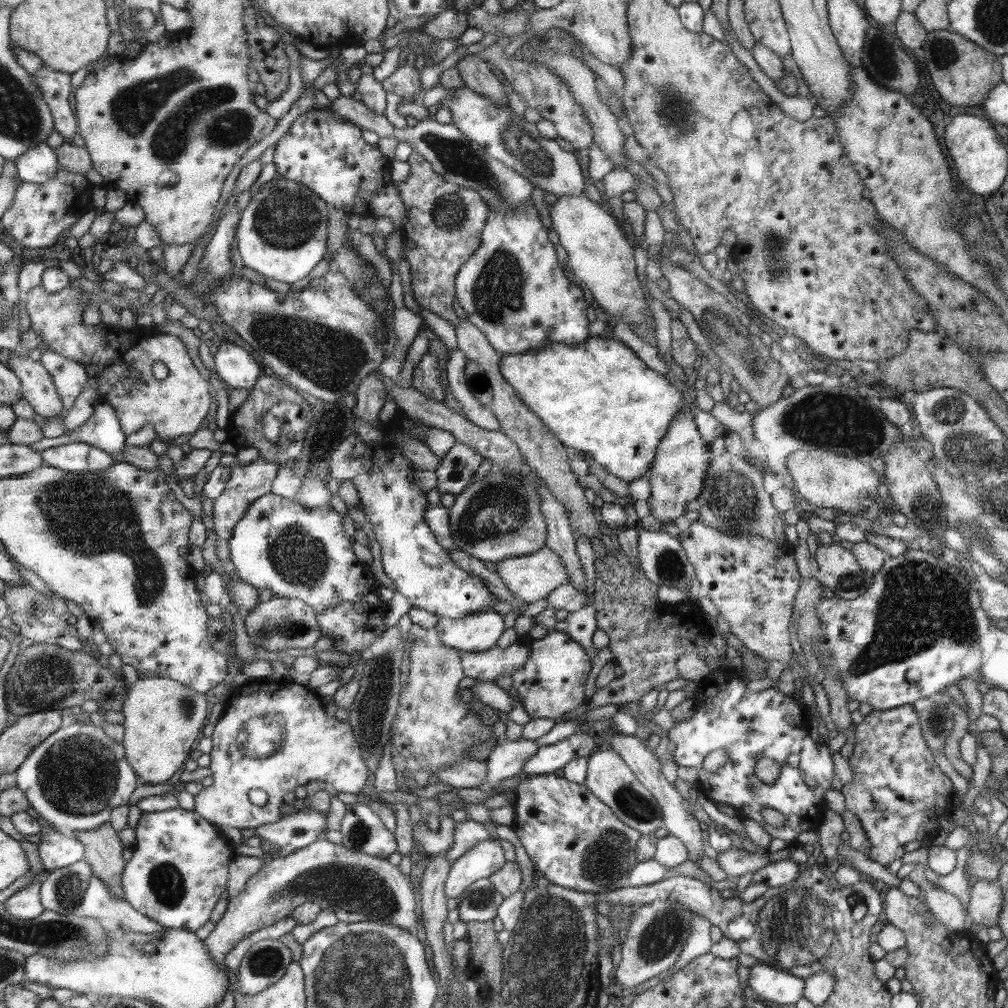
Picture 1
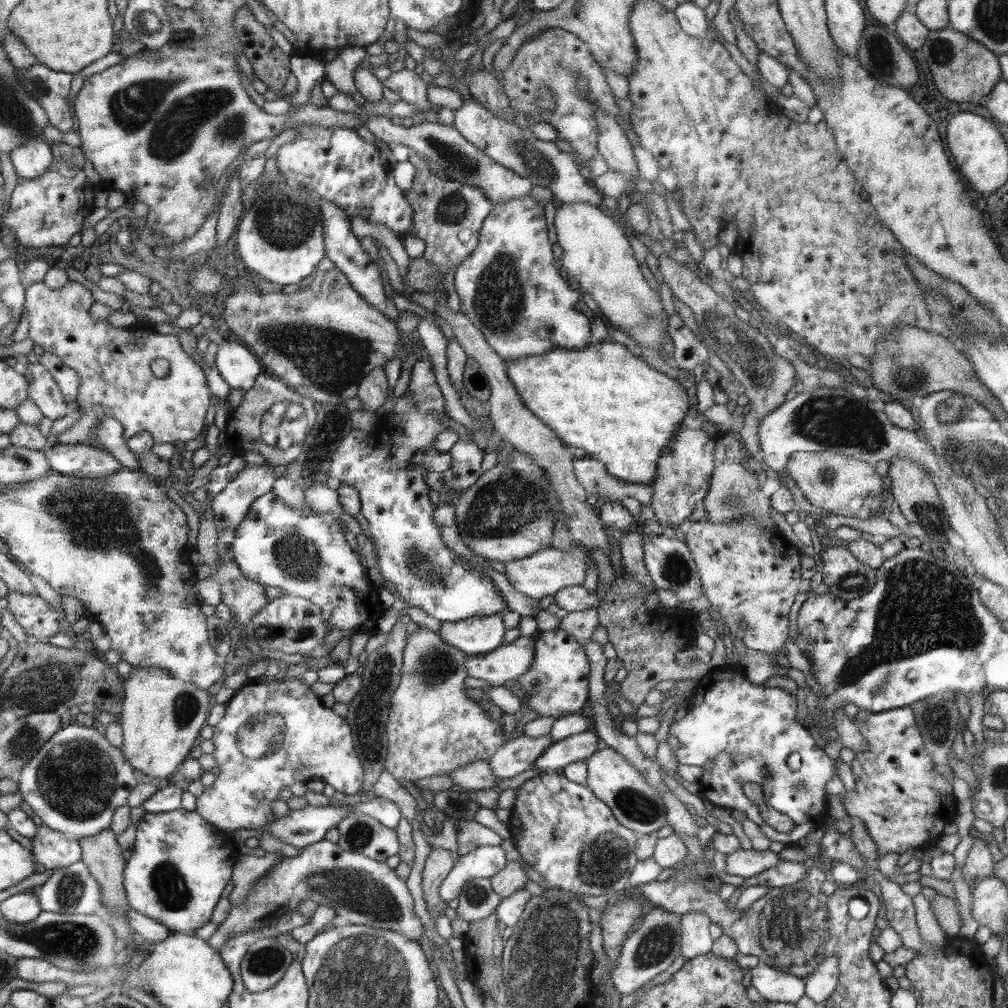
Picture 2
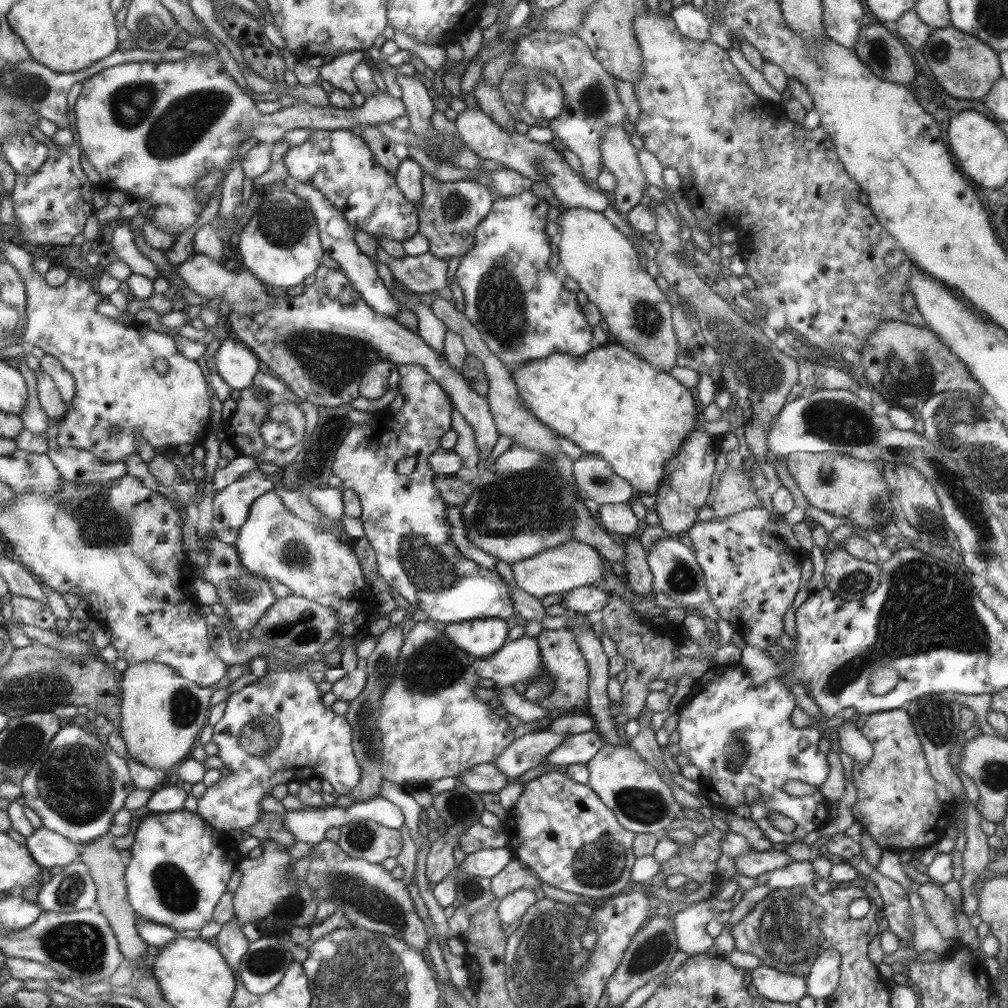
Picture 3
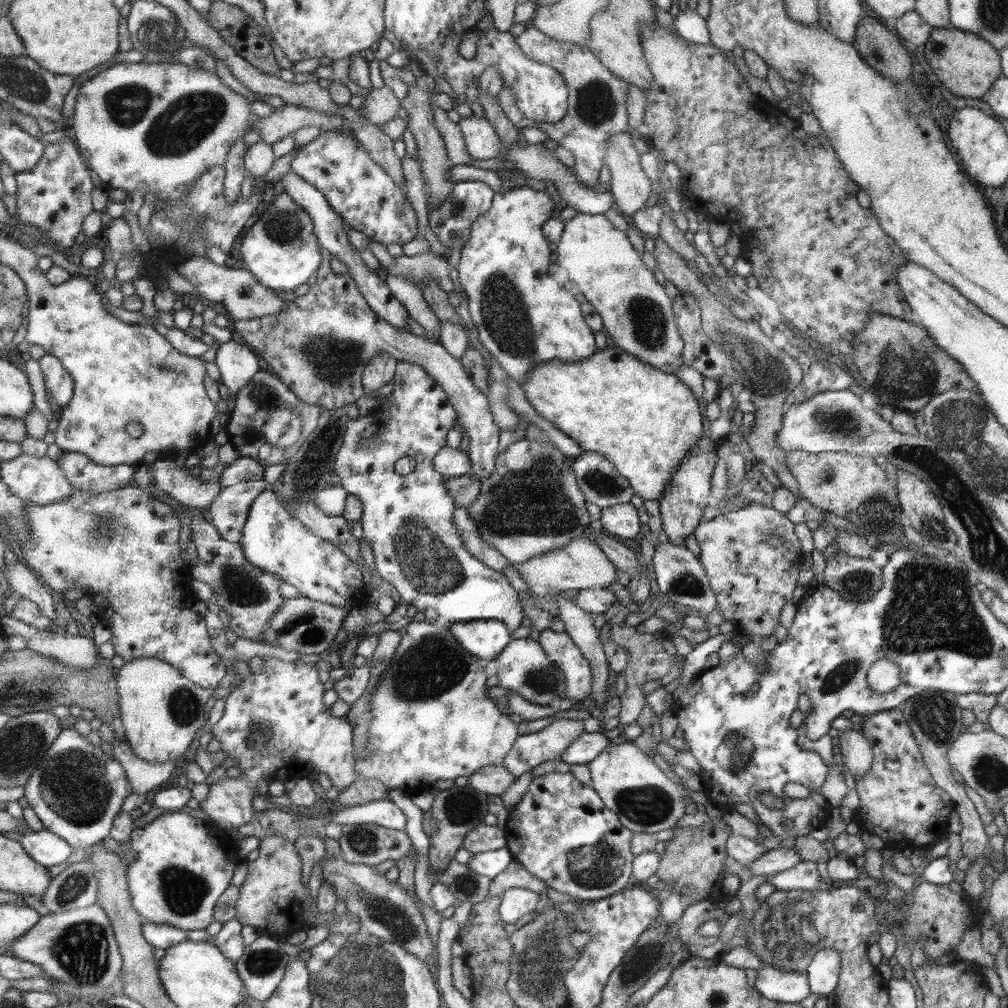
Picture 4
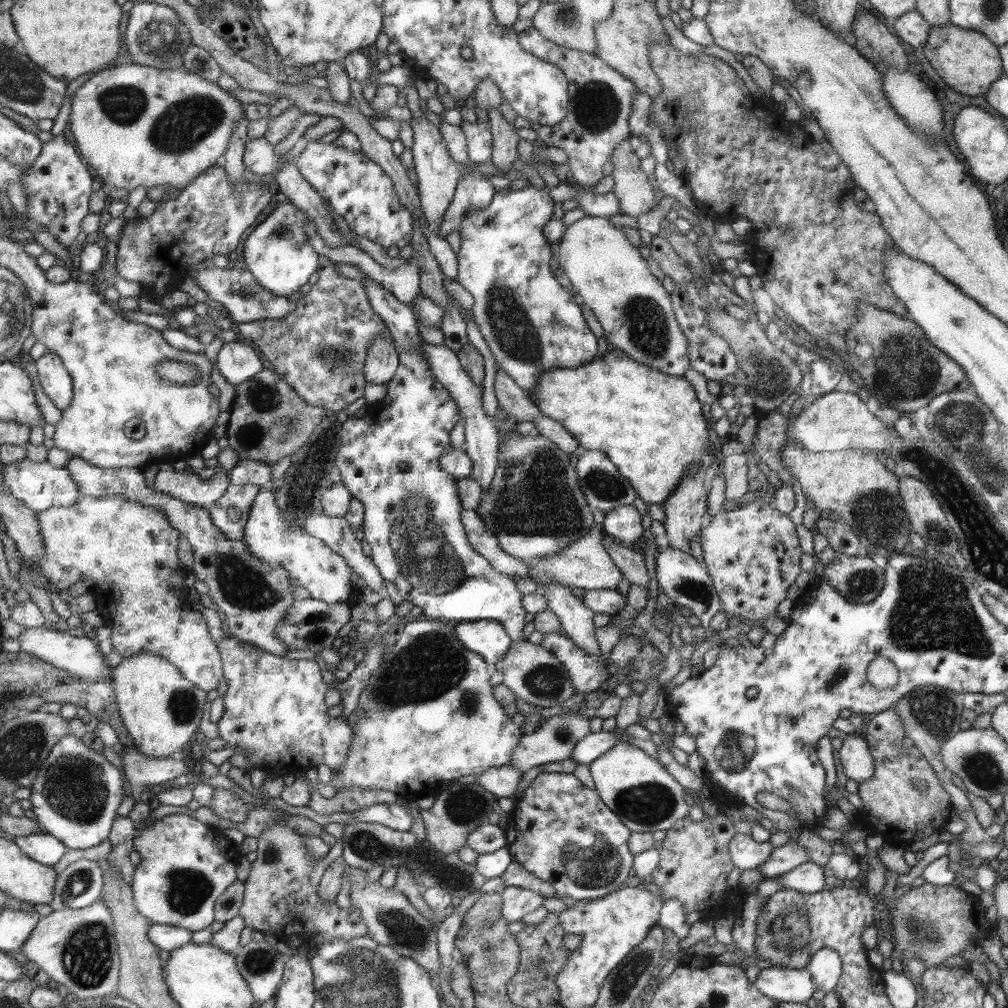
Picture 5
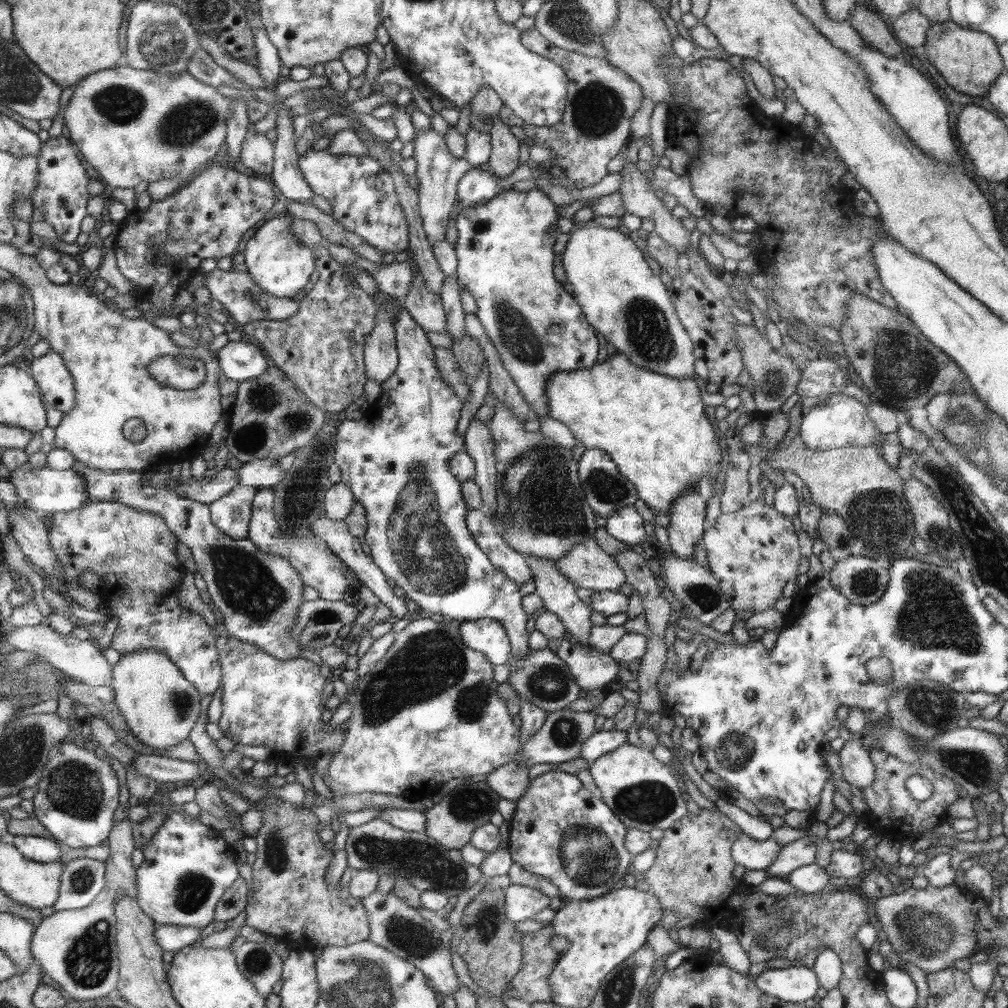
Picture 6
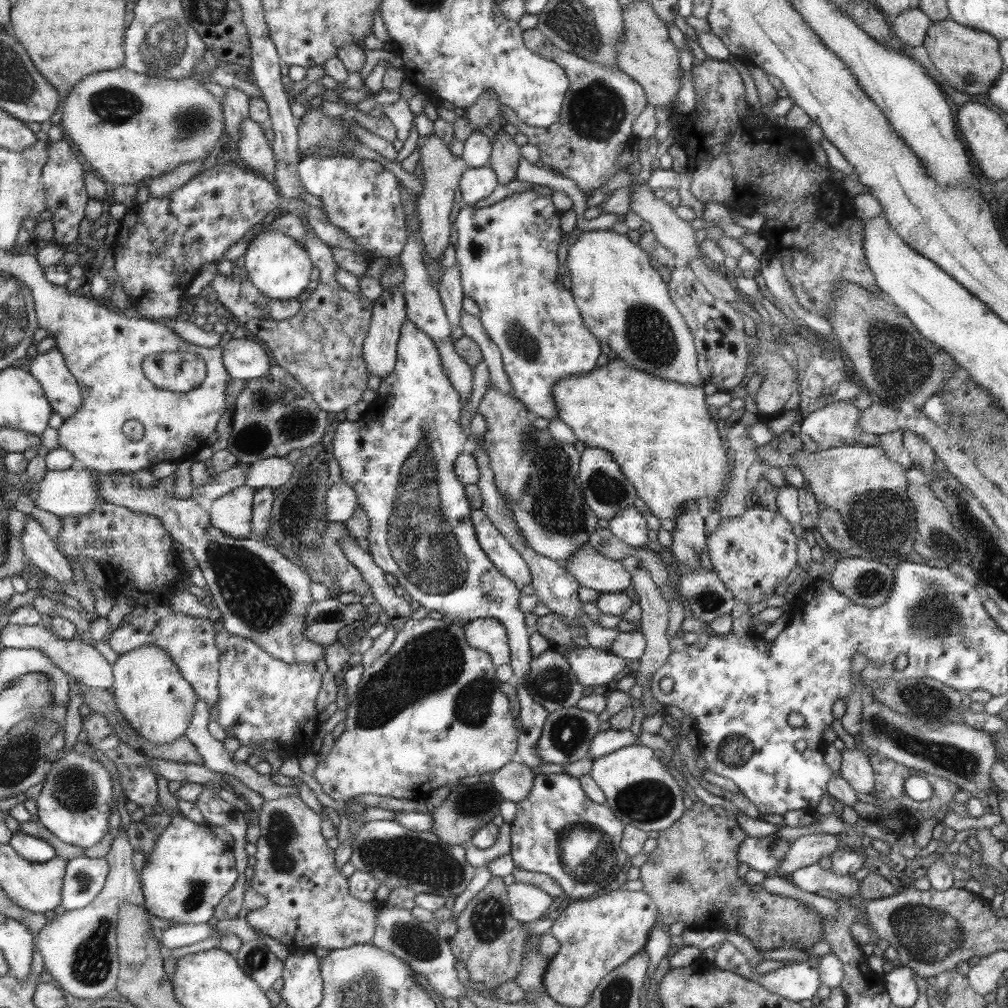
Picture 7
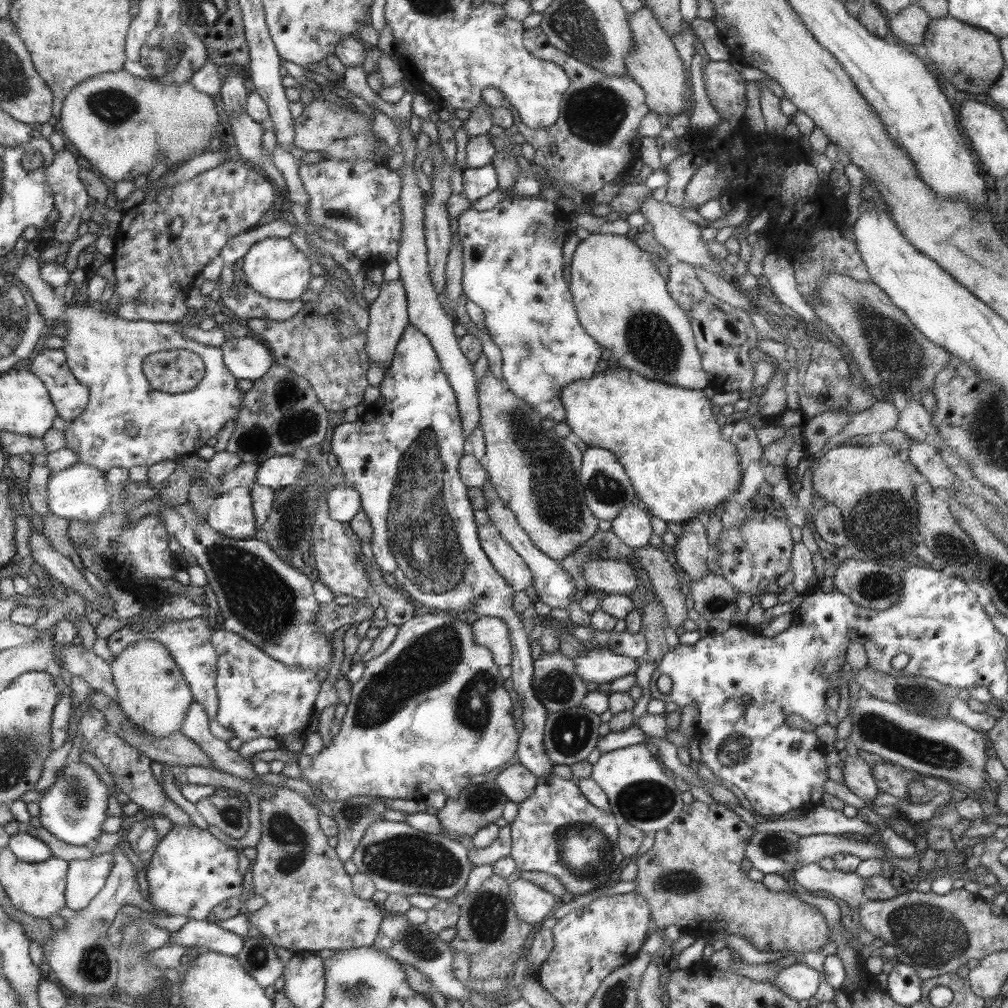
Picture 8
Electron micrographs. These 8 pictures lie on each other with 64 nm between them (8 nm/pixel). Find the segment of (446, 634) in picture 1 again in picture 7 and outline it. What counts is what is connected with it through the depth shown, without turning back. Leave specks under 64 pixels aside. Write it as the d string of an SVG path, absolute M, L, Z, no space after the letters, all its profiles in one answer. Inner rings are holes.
M477 618L466 624L469 646L487 652L495 666L510 662L507 627L495 618Z

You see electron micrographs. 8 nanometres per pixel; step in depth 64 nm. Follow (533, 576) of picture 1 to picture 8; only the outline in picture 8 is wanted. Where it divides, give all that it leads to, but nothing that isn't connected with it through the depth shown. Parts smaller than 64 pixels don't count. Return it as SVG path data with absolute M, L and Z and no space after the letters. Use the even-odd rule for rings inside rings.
M591 558L581 570L586 584L594 586L596 592L630 595L638 586L638 575L624 560Z

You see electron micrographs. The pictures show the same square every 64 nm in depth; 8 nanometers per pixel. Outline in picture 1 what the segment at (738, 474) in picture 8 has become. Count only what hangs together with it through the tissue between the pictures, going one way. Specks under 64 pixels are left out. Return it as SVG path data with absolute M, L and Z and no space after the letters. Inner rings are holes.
M594 336L572 346L552 342L540 350L502 355L500 369L521 402L542 419L564 447L593 458L610 474L628 483L651 469L658 447L682 408L682 392L648 368L628 346L620 344L620 340L602 340Z

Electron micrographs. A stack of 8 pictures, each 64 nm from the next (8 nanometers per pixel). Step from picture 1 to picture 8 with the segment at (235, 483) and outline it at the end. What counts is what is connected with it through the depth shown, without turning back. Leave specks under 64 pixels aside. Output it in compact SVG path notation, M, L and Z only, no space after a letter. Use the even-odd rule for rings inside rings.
M236 487L219 494L208 510L207 523L228 538L253 538L257 519L251 487Z

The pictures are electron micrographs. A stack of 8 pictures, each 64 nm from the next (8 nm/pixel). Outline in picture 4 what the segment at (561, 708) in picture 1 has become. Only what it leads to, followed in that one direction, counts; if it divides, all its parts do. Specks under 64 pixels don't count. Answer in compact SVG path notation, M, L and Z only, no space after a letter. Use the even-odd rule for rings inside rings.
M542 630L537 642L556 670L560 669L566 675L566 692L560 698L574 698L574 704L580 704L592 693L592 666L588 658L584 657L566 631Z

